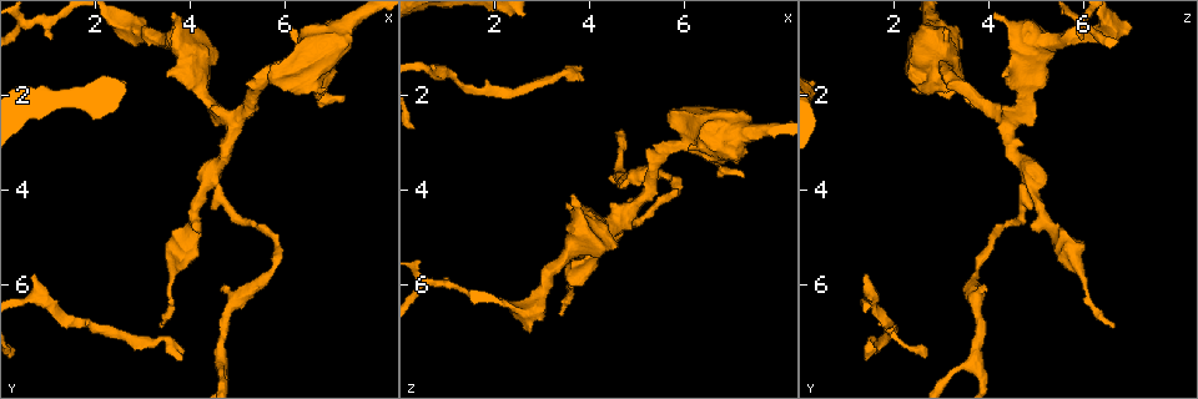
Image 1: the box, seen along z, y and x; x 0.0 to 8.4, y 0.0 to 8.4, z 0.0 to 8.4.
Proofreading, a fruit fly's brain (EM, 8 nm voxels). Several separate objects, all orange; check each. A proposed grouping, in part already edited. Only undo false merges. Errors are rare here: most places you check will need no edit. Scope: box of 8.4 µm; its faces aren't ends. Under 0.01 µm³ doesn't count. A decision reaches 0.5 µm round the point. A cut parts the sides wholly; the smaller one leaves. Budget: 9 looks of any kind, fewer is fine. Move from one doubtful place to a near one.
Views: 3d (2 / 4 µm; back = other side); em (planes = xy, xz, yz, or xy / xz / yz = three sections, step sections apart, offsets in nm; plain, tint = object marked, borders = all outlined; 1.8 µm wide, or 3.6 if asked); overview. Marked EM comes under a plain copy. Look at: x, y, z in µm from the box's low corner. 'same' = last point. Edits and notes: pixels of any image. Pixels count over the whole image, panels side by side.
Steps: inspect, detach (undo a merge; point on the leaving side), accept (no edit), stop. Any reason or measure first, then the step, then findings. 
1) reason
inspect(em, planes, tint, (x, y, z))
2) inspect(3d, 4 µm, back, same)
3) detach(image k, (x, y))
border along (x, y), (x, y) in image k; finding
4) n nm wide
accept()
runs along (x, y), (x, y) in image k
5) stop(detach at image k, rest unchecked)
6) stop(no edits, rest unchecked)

branch point
inspect(em, planes, borders, (4.95, 2.55, 4.40))

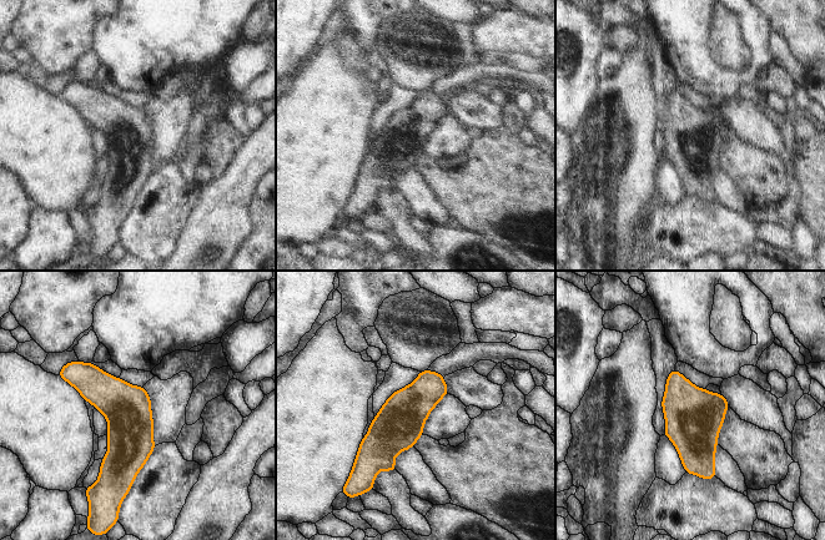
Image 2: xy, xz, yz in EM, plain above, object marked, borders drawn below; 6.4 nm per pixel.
accept()
runs along (78, 366), (122, 412), (122, 484) in image 2; continuous, no second cell

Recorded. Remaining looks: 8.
inspect(em, planes, tint, (3.60, 6.20, 6.05))

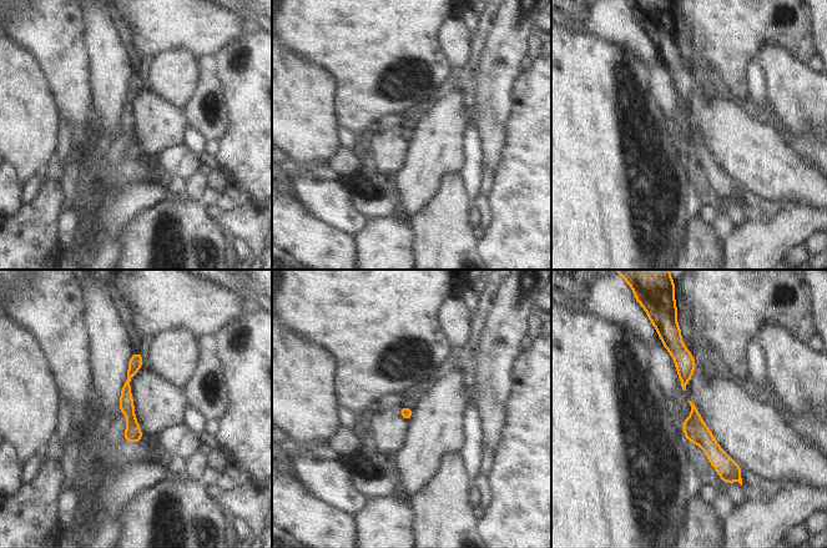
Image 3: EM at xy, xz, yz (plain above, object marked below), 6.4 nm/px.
70 nm wide
accept()
runs along (139, 356), (126, 383), (127, 438) in image 3; one cell here

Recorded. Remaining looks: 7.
branch point
inspect(em, xz, step 16, tint, (0.85, 6.20, 1.50))

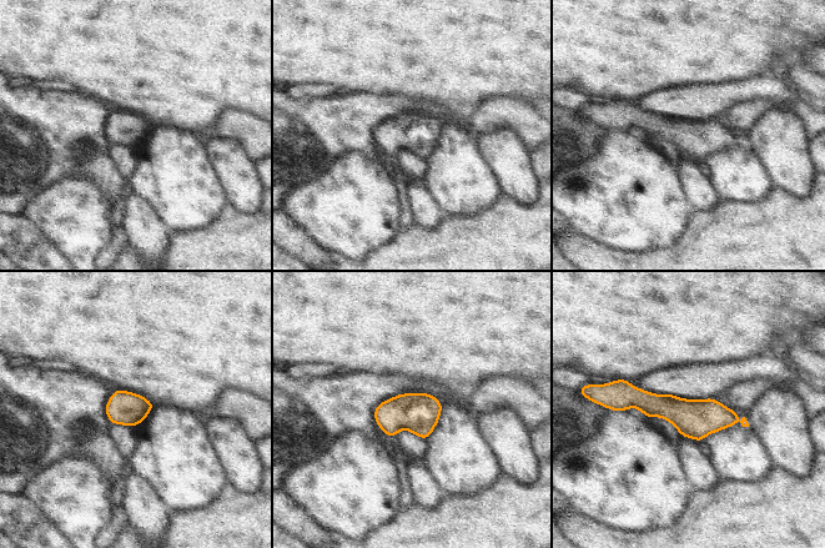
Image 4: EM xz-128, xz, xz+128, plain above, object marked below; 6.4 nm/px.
another direction
inspect(em, xy, step 8, tint, same)

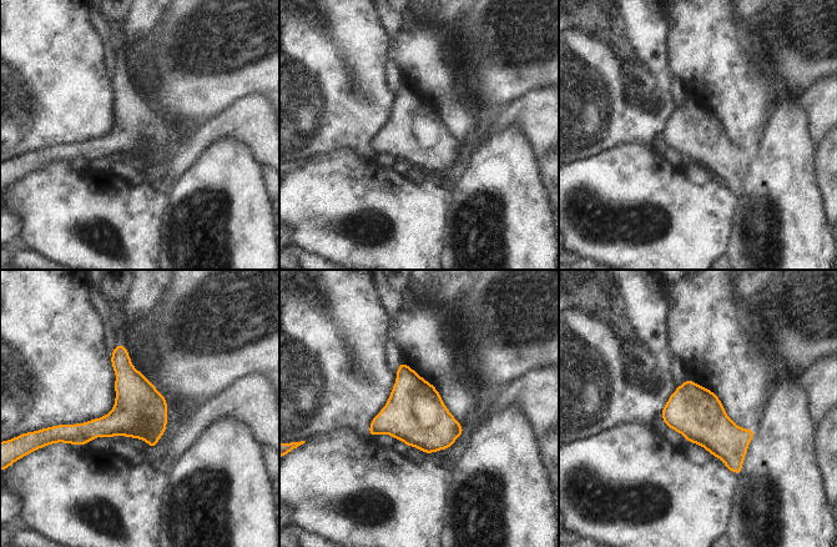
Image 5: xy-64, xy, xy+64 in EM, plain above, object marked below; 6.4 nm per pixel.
accept()
one cell here

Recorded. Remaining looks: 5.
a fork
inspect(em, yz, step 8, tint, (4.60, 7.65, 3.70))

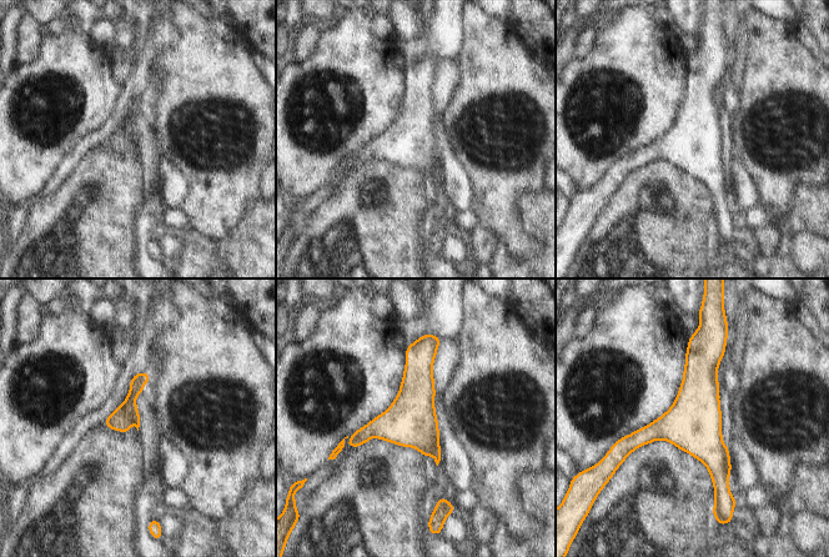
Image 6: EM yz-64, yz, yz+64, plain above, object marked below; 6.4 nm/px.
cut it another way
inspect(em, planes, tint, same)

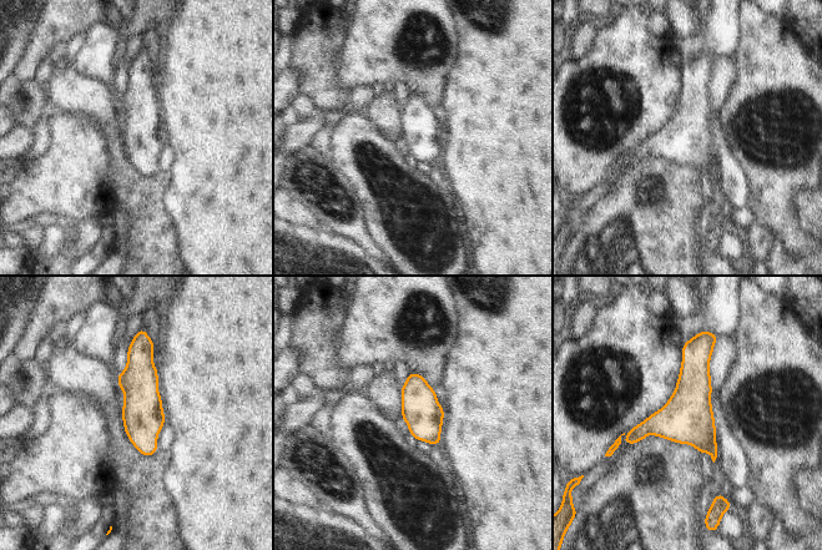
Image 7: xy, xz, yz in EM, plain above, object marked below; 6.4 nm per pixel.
accept()
runs along (140, 341), (142, 434), (147, 453) in image 7; continuous, no second cell

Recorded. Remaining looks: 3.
stop(no edits, rest unchecked)

